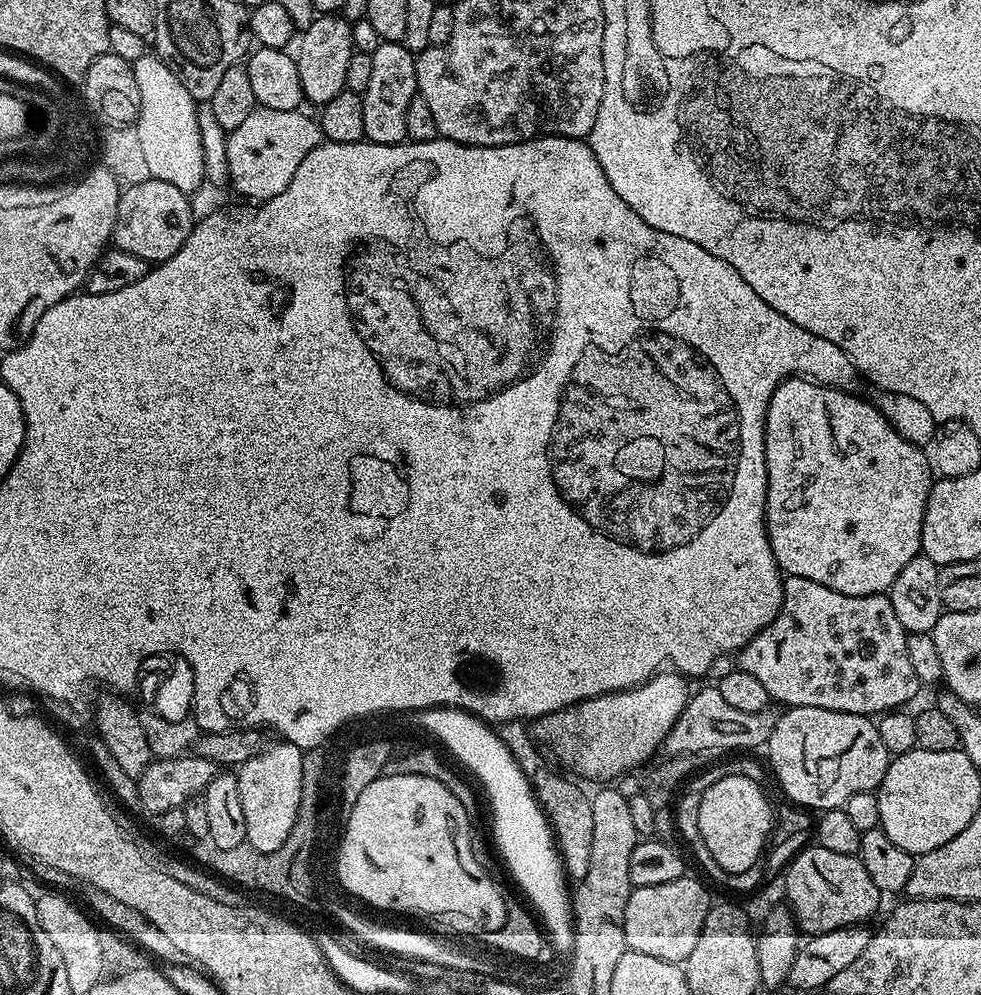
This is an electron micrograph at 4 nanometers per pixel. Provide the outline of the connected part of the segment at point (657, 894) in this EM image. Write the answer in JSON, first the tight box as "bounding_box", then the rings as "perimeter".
{"bounding_box":[624,874,709,965],"perimeter":[[[688,874],[681,880],[665,882],[663,886],[633,888],[624,915],[627,951],[650,954],[650,958],[662,958],[671,964],[683,965],[698,942],[698,934],[702,934],[709,907],[707,890],[698,881],[691,880]]]}

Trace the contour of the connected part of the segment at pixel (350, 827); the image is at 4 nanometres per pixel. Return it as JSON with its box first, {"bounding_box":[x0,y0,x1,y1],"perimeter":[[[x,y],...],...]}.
{"bounding_box":[338,773,504,928],"perimeter":[[[408,773],[377,778],[362,790],[362,794],[358,795],[357,802],[348,816],[348,823],[344,827],[343,839],[340,841],[338,851],[342,856],[340,859],[342,886],[349,890],[349,897],[357,896],[358,899],[365,900],[365,905],[388,904],[388,914],[394,914],[400,908],[425,908],[432,912],[464,912],[464,916],[472,916],[472,920],[480,920],[484,928],[496,928],[496,924],[500,924],[500,916],[504,916],[504,908],[500,908],[500,896],[496,896],[496,888],[488,884],[488,879],[493,873],[480,865],[477,850],[468,849],[469,842],[474,839],[472,824],[468,820],[471,820],[470,814],[464,809],[462,802],[458,802],[458,798],[454,798],[454,794],[450,794],[450,790],[446,790],[446,786],[442,786],[442,782],[434,778]]]}

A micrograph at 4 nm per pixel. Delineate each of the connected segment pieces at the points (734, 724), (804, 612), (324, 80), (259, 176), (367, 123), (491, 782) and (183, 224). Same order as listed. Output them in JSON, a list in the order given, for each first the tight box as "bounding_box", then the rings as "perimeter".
[{"bounding_box":[663,687,778,757],"perimeter":[[[719,687],[704,688],[701,692],[691,693],[688,705],[682,710],[678,722],[670,730],[670,734],[664,739],[663,747],[668,756],[691,756],[699,757],[699,752],[712,752],[715,748],[756,748],[767,745],[770,734],[774,730],[778,719],[777,713],[771,707],[763,708],[761,712],[745,714],[743,710],[734,710],[734,706],[729,706],[726,698],[722,698]]]},{"bounding_box":[734,576,922,718],"perimeter":[[[784,576],[783,581],[784,597],[778,614],[761,632],[754,634],[754,638],[750,638],[748,645],[741,648],[734,656],[735,667],[739,671],[748,672],[752,677],[758,678],[758,682],[762,682],[769,701],[776,703],[777,700],[778,703],[784,704],[780,706],[788,708],[821,708],[822,710],[834,710],[835,712],[872,718],[877,714],[903,709],[922,691],[918,674],[914,674],[914,666],[910,663],[910,654],[906,654],[908,633],[905,632],[902,622],[898,622],[898,614],[894,614],[894,606],[888,601],[887,595],[851,596],[850,594],[838,594],[838,590],[830,590],[818,582],[810,582],[810,578],[798,578],[797,576]]]},{"bounding_box":[295,14,352,106],"perimeter":[[[320,14],[298,36],[300,49],[295,49],[298,78],[302,78],[304,99],[310,105],[322,106],[338,93],[345,91],[346,70],[350,66],[352,47],[352,24],[339,14]]]},{"bounding_box":[227,106,321,202],"perimeter":[[[257,106],[242,126],[227,133],[228,184],[238,195],[249,196],[252,202],[274,198],[290,186],[290,178],[294,178],[298,166],[302,166],[302,158],[321,142],[319,123],[313,117],[311,120],[304,110],[270,110]]]},{"bounding_box":[362,43,418,144],"perimeter":[[[383,43],[371,52],[374,67],[370,83],[362,94],[364,140],[370,144],[403,144],[408,140],[406,109],[418,94],[416,90],[416,56],[403,43]]]},{"bounding_box":[423,708,576,953],"perimeter":[[[429,708],[429,714],[424,716],[423,721],[455,748],[457,755],[468,765],[471,775],[480,779],[488,795],[488,804],[492,807],[492,836],[496,839],[496,848],[509,874],[528,895],[527,903],[536,907],[535,915],[542,921],[547,939],[552,939],[558,951],[571,953],[576,930],[572,918],[570,884],[566,879],[560,850],[556,847],[556,838],[552,835],[552,826],[536,801],[526,772],[524,776],[511,750],[492,733],[495,731],[471,712],[459,708]]]},{"bounding_box":[112,179,192,262],"perimeter":[[[143,179],[121,191],[112,240],[115,247],[126,250],[126,254],[138,254],[143,260],[159,262],[178,254],[182,242],[192,233],[192,204],[188,201],[191,200],[189,193],[169,182]]]}]

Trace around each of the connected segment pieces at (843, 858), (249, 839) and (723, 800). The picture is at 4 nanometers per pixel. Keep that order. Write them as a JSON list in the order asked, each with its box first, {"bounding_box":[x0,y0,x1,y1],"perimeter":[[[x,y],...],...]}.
[{"bounding_box":[784,846,882,936],"perimeter":[[[819,846],[804,848],[792,860],[784,876],[787,907],[796,918],[799,931],[808,936],[826,934],[839,928],[863,925],[876,912],[882,900],[878,886],[866,874],[859,855],[837,854]]]},{"bounding_box":[236,743,304,853],"perimeter":[[[279,743],[250,758],[236,772],[238,798],[242,798],[242,814],[246,814],[246,842],[260,853],[276,851],[290,838],[302,798],[304,752],[293,744]]]},{"bounding_box":[698,776,774,873],"perimeter":[[[724,776],[701,791],[698,825],[715,861],[730,873],[740,873],[750,870],[761,859],[760,851],[774,828],[774,812],[772,816],[763,790],[750,777]]]}]

